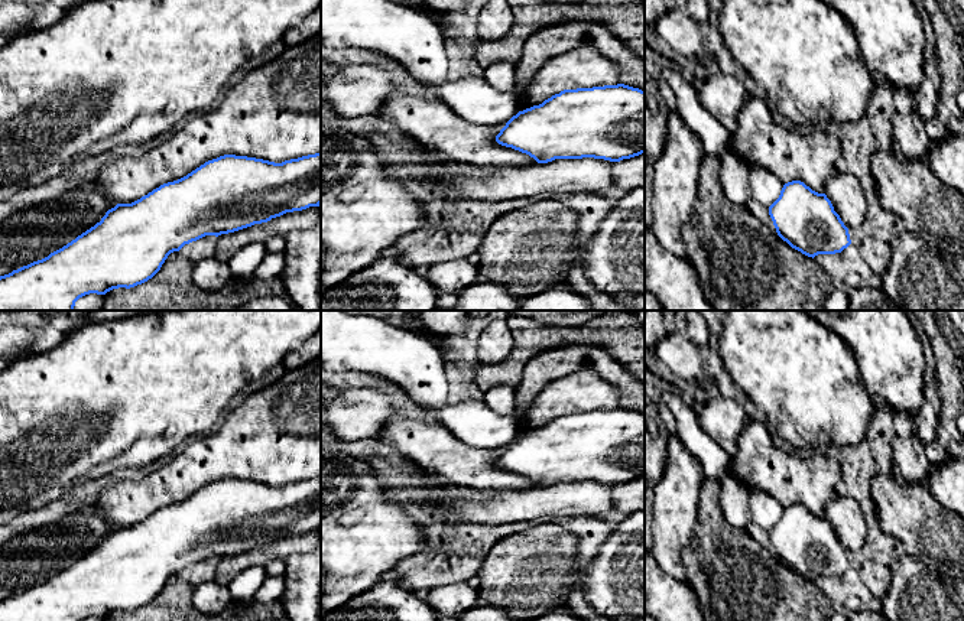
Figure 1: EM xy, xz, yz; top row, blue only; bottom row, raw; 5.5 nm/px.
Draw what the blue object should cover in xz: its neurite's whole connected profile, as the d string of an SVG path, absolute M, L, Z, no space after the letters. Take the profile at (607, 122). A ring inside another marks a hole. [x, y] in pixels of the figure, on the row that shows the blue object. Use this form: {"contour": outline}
{"contour": "M624 84L593 88L564 90L539 105L513 116L496 136L502 146L529 155L538 163L555 159L594 157L620 162L645 153L645 91Z"}

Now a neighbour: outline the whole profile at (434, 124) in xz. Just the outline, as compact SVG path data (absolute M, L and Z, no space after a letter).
M396 91L376 116L442 153L454 165L506 169L538 163L529 155L496 142L507 121L494 126L468 123L439 98L429 101Z

